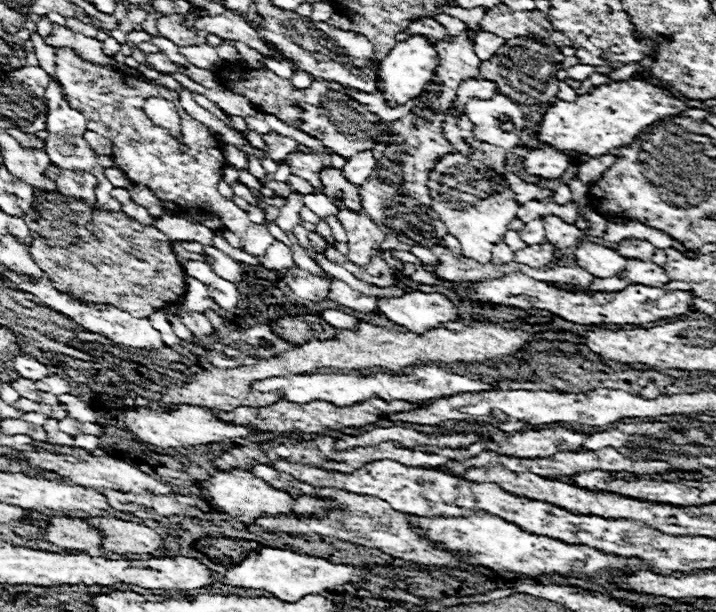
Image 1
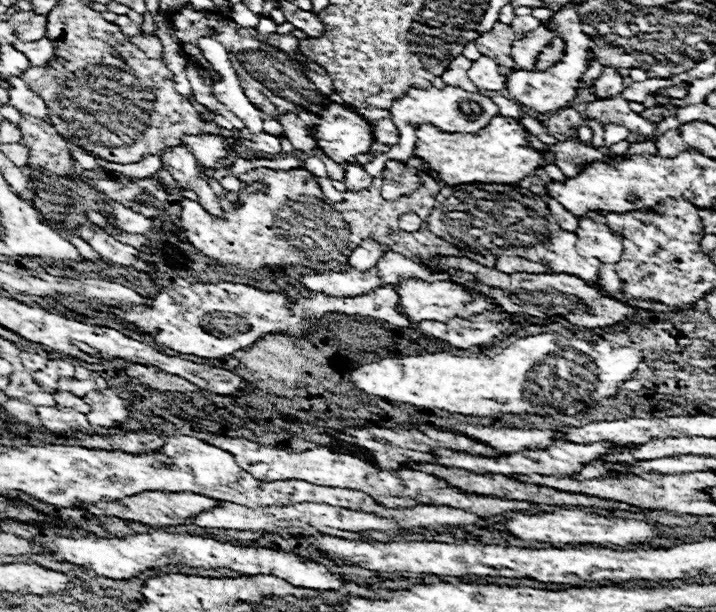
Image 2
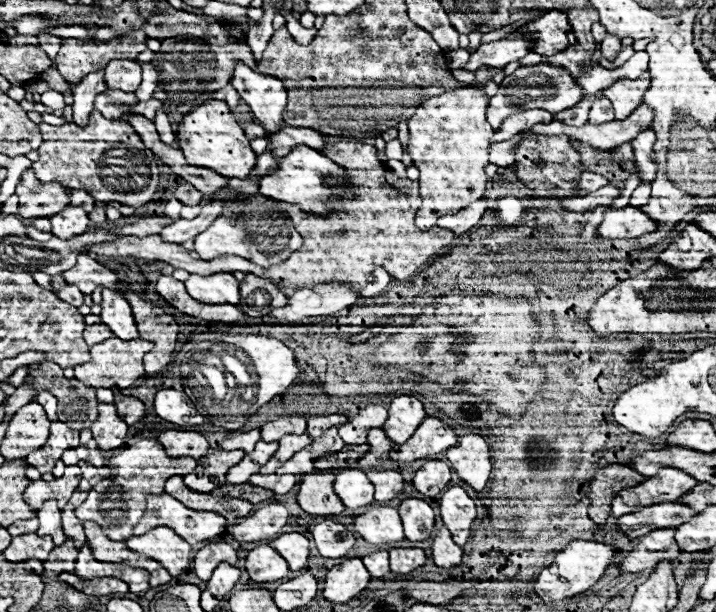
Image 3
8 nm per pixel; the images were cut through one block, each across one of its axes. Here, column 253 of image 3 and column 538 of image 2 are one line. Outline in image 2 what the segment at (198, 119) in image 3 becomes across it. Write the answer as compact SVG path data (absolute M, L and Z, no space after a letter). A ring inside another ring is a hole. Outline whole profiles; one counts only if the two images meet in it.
M496 116L488 128L478 134L450 134L432 128L430 124L422 124L416 130L416 146L414 154L424 158L446 184L514 184L526 176L532 176L544 164L556 160L550 150L538 152L528 148L530 142L522 124L508 116Z

